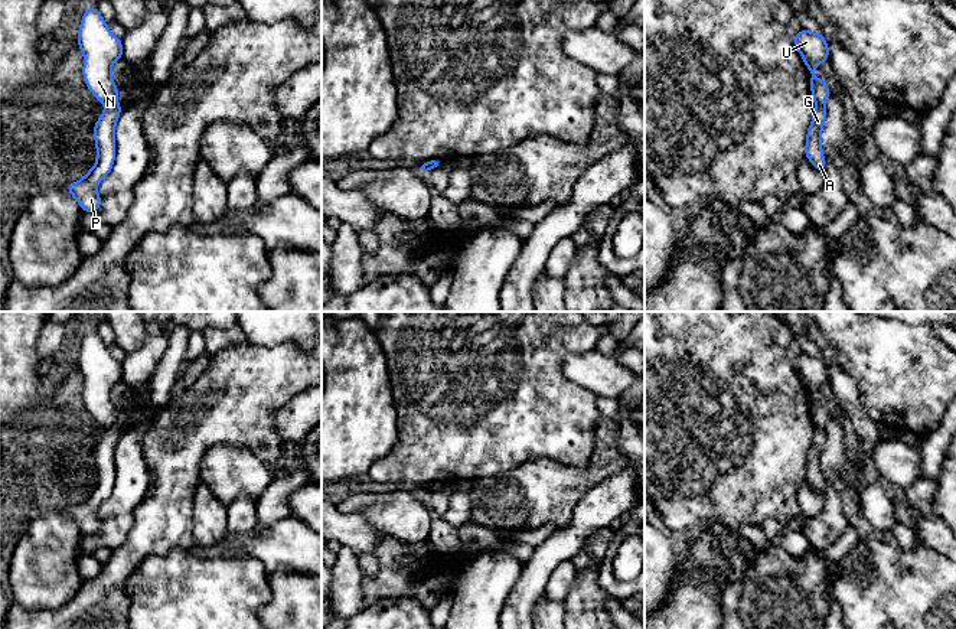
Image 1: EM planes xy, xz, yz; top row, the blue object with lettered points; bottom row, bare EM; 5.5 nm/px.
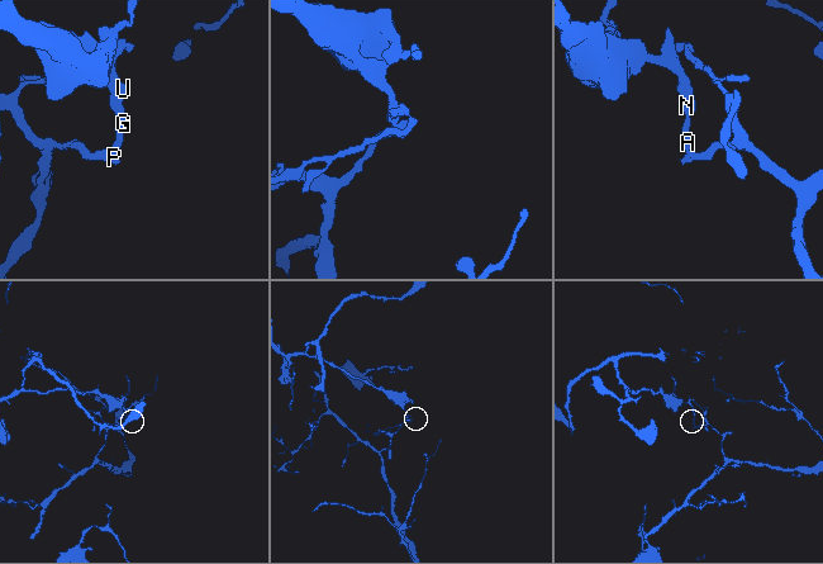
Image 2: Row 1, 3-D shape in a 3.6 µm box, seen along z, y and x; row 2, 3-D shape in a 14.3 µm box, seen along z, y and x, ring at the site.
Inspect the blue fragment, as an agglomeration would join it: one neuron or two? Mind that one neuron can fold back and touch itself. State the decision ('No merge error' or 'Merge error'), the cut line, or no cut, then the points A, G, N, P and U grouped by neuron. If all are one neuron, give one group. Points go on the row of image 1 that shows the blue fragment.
Merge error. Split along xy (116, 101), (107, 106). Groups: A G P / N U

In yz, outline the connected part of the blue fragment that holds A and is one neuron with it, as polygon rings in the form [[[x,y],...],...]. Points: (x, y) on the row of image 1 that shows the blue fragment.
[[[822,104],[815,105],[812,123],[806,134],[805,156],[810,160],[816,170],[826,170],[826,162],[822,151],[822,130],[826,120],[826,108]]]

